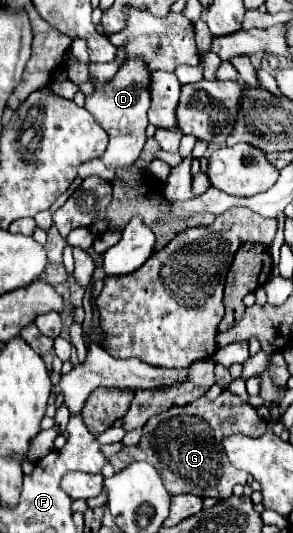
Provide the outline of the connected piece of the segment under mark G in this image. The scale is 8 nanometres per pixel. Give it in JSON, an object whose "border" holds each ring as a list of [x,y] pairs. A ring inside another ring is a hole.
{"border":[[[228,389],[220,393],[216,401],[208,401],[206,397],[196,399],[184,407],[172,407],[160,415],[154,415],[144,425],[144,435],[138,445],[122,447],[116,455],[108,461],[112,463],[114,471],[122,471],[126,465],[134,461],[148,461],[160,473],[164,487],[170,495],[198,495],[198,497],[214,497],[214,499],[228,499],[232,495],[234,485],[250,485],[254,477],[246,471],[238,471],[230,465],[224,453],[222,439],[230,433],[266,433],[266,421],[256,415],[256,409],[244,403],[238,395],[230,393]],[[234,417],[236,425],[226,431],[222,429],[222,419]]]}

